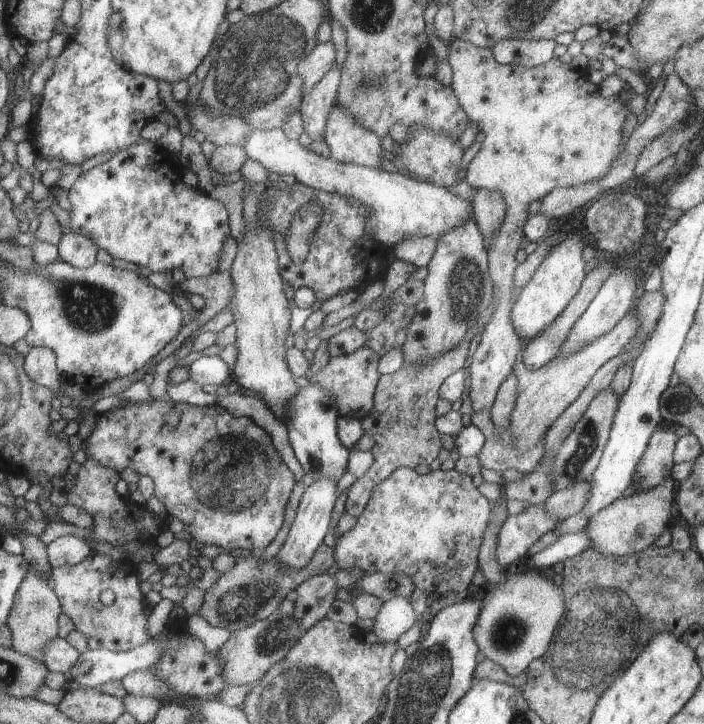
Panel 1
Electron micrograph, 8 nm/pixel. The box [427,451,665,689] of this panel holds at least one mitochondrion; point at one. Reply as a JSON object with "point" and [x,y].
{"point":[618,618]}

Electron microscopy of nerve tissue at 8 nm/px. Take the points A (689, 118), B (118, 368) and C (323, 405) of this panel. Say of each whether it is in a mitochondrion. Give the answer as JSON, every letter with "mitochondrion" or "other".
{"A":"other","B":"other","C":"mitochondrion"}

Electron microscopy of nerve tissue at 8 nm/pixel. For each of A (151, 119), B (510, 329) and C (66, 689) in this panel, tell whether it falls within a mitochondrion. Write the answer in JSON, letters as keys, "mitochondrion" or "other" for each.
{"A":"other","B":"other","C":"other"}

